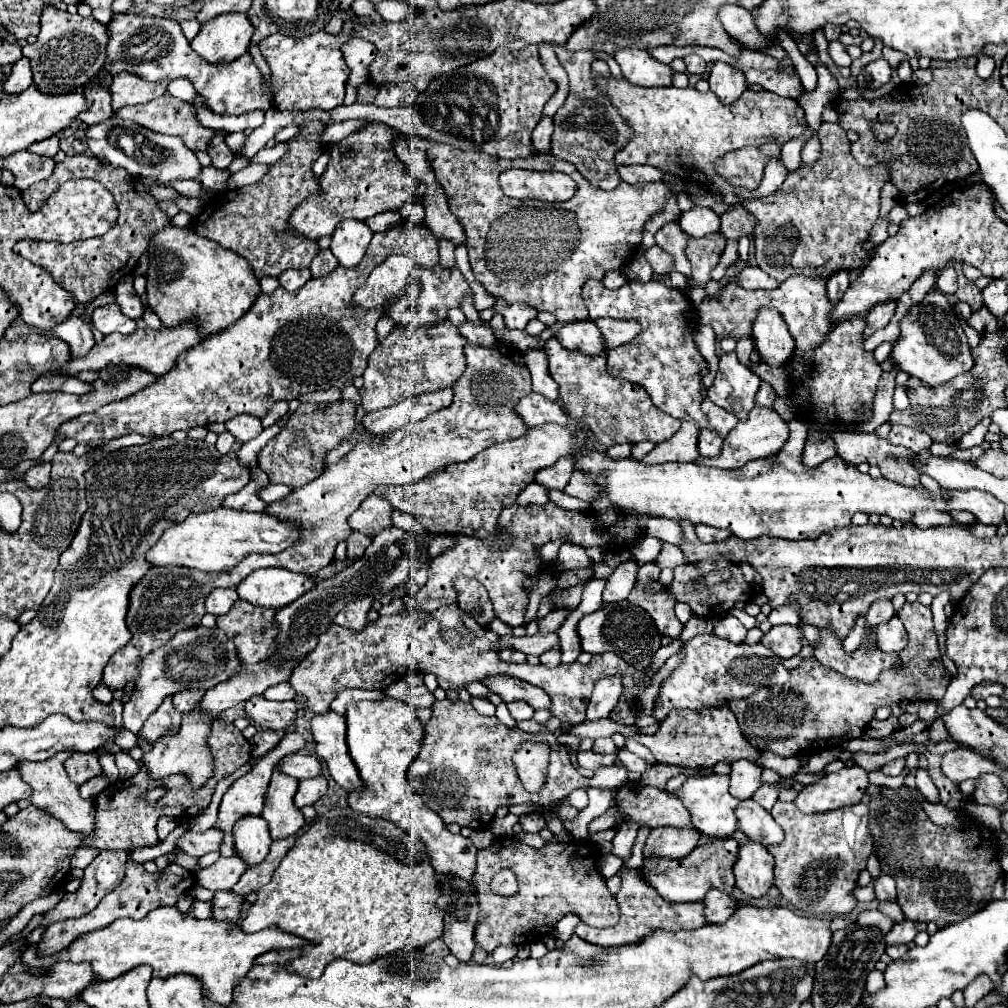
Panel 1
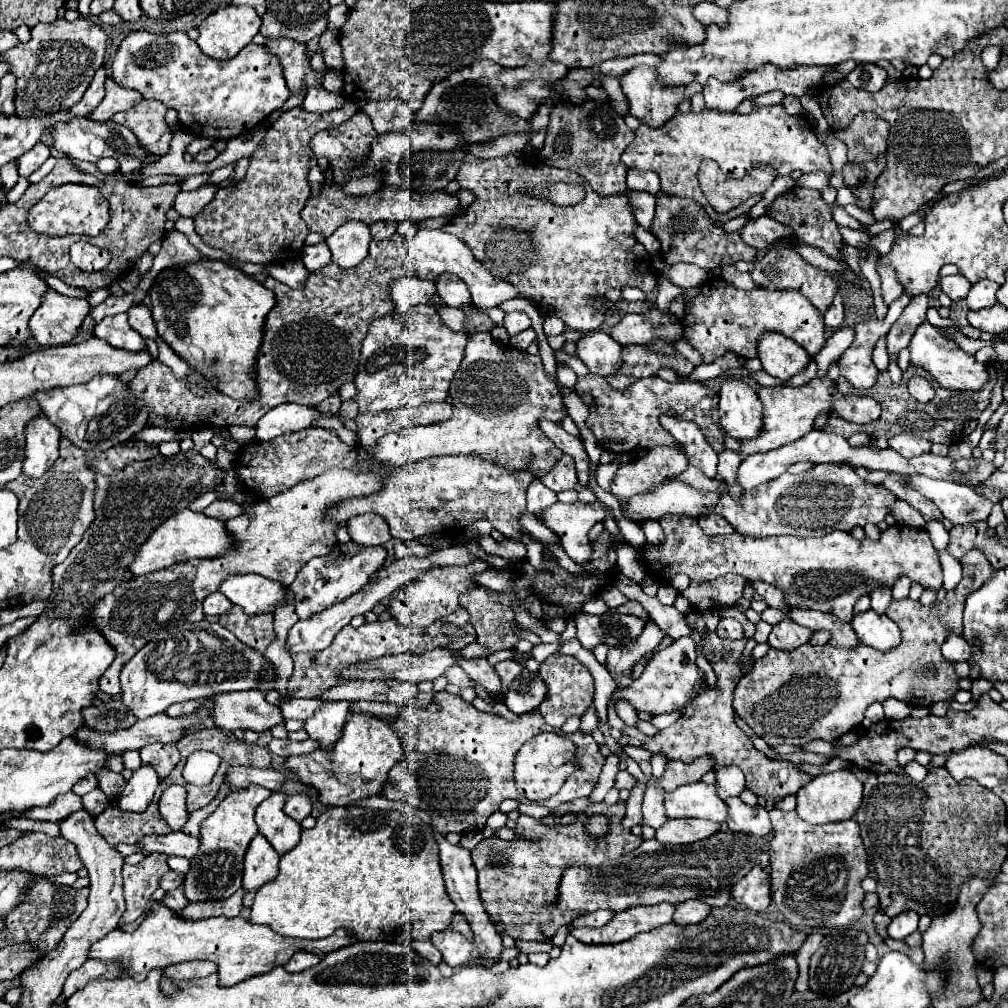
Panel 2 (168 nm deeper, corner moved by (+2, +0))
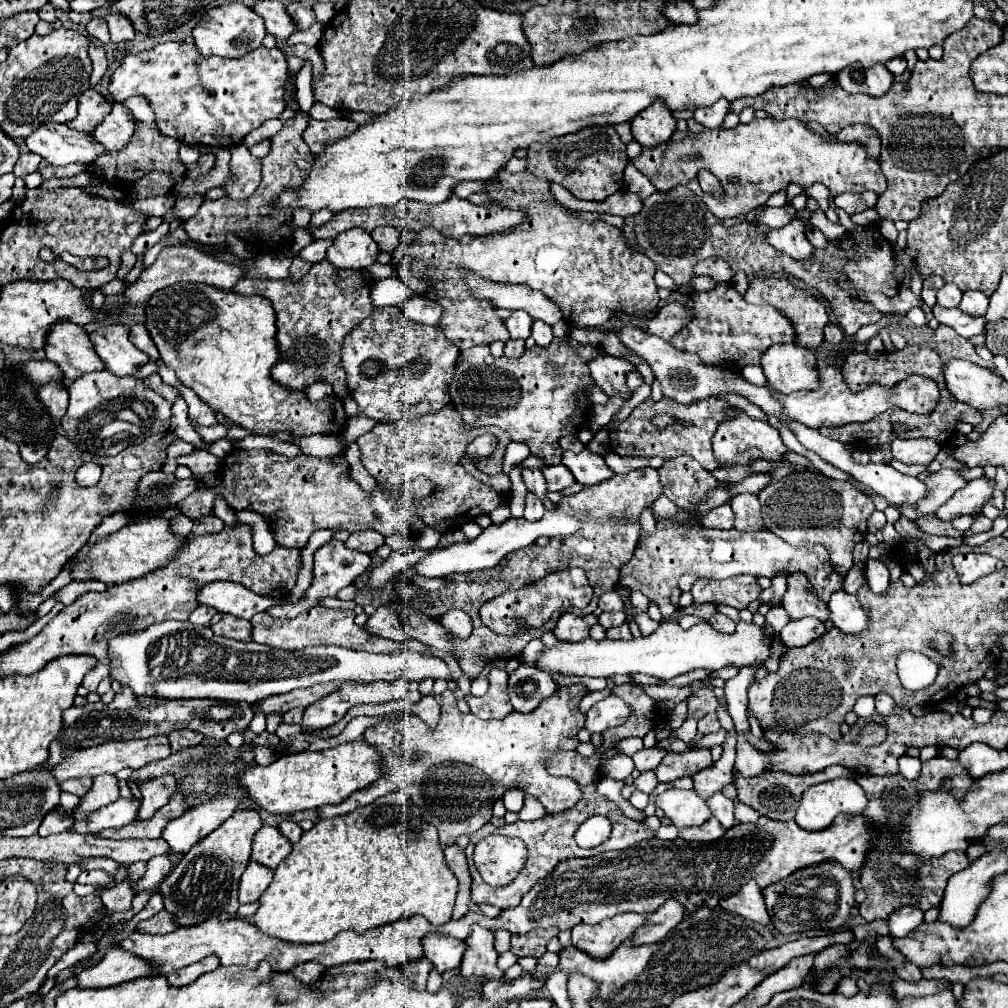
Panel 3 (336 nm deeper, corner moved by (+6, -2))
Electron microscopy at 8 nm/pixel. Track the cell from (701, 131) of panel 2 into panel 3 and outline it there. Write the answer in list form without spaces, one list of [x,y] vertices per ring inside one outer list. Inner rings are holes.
[[[753,119],[751,123],[737,125],[733,129],[705,129],[699,135],[675,131],[675,139],[669,139],[667,143],[653,149],[643,149],[641,157],[633,159],[631,163],[657,187],[657,191],[669,191],[677,185],[689,187],[719,219],[741,217],[763,207],[773,193],[785,189],[789,183],[797,183],[803,189],[813,183],[823,183],[831,197],[837,197],[845,191],[875,191],[879,195],[887,189],[879,161],[869,159],[861,143],[825,139],[797,119]],[[699,169],[711,171],[721,181],[725,191],[721,201],[701,191],[697,183]],[[731,177],[735,177],[735,181],[729,181]]]

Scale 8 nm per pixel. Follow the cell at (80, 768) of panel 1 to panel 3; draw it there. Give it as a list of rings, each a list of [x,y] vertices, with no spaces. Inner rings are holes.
[[[79,777],[79,779],[67,779],[61,783],[61,789],[67,793],[73,793],[77,797],[83,797],[93,785],[93,777]]]

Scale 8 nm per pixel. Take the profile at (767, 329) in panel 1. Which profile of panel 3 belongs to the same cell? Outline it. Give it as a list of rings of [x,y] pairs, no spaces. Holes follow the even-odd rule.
[[[775,345],[761,357],[761,369],[767,385],[781,395],[793,391],[813,391],[819,387],[817,357],[811,349],[799,345]]]

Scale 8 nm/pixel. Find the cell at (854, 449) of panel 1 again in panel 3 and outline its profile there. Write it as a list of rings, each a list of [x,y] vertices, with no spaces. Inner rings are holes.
[[[935,515],[927,517],[927,523],[917,523],[925,533],[933,535],[949,535],[949,537],[963,537],[961,531],[955,531],[951,523],[943,523],[941,519],[935,519]]]

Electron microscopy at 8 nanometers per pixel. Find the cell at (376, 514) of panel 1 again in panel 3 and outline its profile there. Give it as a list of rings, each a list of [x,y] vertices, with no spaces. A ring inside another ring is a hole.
[[[355,531],[345,541],[347,549],[355,549],[363,553],[373,553],[381,545],[383,545],[383,535],[379,535],[377,531]]]

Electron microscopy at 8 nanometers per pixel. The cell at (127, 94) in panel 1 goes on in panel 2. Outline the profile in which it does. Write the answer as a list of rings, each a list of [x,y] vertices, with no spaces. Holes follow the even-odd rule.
[[[113,79],[105,81],[105,99],[99,103],[95,113],[91,113],[93,121],[109,121],[115,113],[131,109],[139,101],[143,101],[143,95],[135,89],[125,89],[121,85],[115,85]]]

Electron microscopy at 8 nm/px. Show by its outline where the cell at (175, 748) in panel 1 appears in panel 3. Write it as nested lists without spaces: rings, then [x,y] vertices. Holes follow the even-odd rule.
[[[119,799],[119,801],[111,803],[111,805],[99,807],[97,811],[91,811],[81,821],[73,821],[69,831],[95,835],[101,829],[119,829],[119,827],[125,827],[131,821],[135,821],[137,809],[139,809],[139,799],[133,799],[133,801]]]

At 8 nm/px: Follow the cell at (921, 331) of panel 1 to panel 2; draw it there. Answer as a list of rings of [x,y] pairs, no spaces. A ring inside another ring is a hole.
[[[927,319],[917,327],[911,343],[909,343],[909,351],[911,351],[911,363],[915,367],[925,369],[941,387],[949,387],[949,389],[981,389],[989,377],[987,365],[975,361],[975,357],[967,355],[953,339],[943,335],[943,329],[931,325]]]

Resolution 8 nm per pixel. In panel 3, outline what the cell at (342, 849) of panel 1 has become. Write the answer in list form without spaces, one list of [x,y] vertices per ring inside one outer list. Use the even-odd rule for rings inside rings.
[[[399,791],[379,797],[371,805],[357,807],[349,815],[317,821],[315,827],[303,833],[289,857],[275,869],[273,881],[259,899],[255,925],[283,941],[291,943],[323,943],[339,931],[351,929],[363,933],[367,929],[407,919],[405,915],[423,915],[433,925],[443,925],[451,919],[457,897],[457,877],[447,867],[443,847],[439,845],[437,829],[427,823],[421,809]]]

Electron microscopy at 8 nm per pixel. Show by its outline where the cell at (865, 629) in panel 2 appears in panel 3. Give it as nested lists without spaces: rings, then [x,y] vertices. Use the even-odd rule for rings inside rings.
[[[835,591],[831,599],[827,601],[829,617],[845,633],[859,633],[867,627],[867,615],[861,609],[855,595],[849,595],[845,591]]]

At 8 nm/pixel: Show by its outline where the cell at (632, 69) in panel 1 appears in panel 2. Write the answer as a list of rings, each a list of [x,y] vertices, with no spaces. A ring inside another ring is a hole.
[[[641,65],[621,75],[621,89],[629,101],[629,111],[651,127],[663,125],[683,99],[683,85],[661,85],[657,69]]]

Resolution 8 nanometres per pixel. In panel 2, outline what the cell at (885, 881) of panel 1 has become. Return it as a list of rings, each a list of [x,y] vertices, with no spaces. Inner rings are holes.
[[[879,907],[873,920],[879,935],[883,939],[885,939],[885,937],[888,937],[888,933],[886,929],[888,928],[892,919],[888,915],[886,915],[885,912]]]

